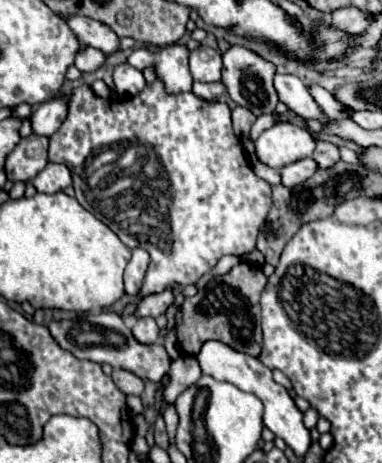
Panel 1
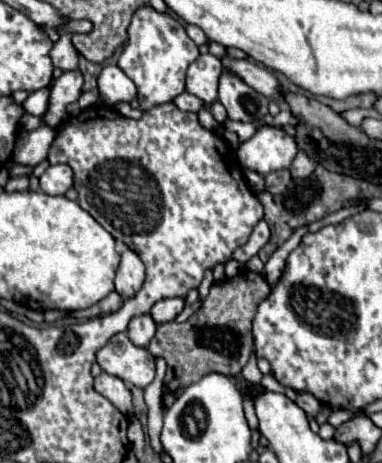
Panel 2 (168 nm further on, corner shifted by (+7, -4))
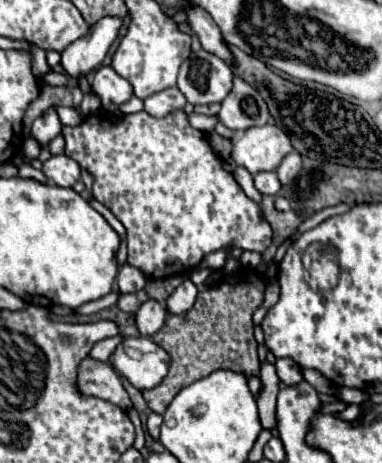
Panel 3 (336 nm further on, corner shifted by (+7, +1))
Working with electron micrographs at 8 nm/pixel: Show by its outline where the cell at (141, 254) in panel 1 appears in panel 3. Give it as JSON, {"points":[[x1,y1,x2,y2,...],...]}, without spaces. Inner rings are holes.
{"points":[[123,265,119,269,119,275,117,275,117,285,119,285,119,291,121,293,137,293,145,287,147,279,145,275,137,269,137,267,131,267,131,265]]}

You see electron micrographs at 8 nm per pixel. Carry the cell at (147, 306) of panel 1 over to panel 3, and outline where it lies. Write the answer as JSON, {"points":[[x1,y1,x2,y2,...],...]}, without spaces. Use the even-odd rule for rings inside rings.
{"points":[[185,279,175,291,173,295,167,299,167,309,169,313,175,313,175,315,181,315,181,313,187,313,193,303,195,303,195,297,197,297,197,287,191,279]]}

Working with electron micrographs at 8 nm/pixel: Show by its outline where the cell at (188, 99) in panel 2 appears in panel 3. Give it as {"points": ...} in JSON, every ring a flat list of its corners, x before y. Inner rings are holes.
{"points":[[171,87,171,89,165,89,161,93,153,93,151,97,147,97,143,109,153,117,165,117,169,111,183,109,185,103,187,101,185,101,183,93,177,87]]}

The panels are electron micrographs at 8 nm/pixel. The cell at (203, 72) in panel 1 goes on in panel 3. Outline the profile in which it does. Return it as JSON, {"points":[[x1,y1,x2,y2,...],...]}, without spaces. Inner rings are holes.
{"points":[[199,49,181,63,177,87,193,105,221,103,233,87,233,71,217,55]]}

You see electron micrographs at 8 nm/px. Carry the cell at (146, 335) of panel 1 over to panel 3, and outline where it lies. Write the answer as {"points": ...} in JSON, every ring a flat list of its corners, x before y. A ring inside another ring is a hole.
{"points":[[147,299,141,309,137,311,137,329,141,335,145,337,151,337,153,333,157,333,163,323,165,323,165,317,169,315,165,303,159,303,155,299]]}

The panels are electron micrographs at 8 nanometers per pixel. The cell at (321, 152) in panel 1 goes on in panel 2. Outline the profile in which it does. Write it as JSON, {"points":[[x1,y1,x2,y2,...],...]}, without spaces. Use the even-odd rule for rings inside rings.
{"points":[[299,150,297,158,295,158,293,164,289,166,293,178,307,178,315,168,317,168,317,162,313,162,303,150]]}

